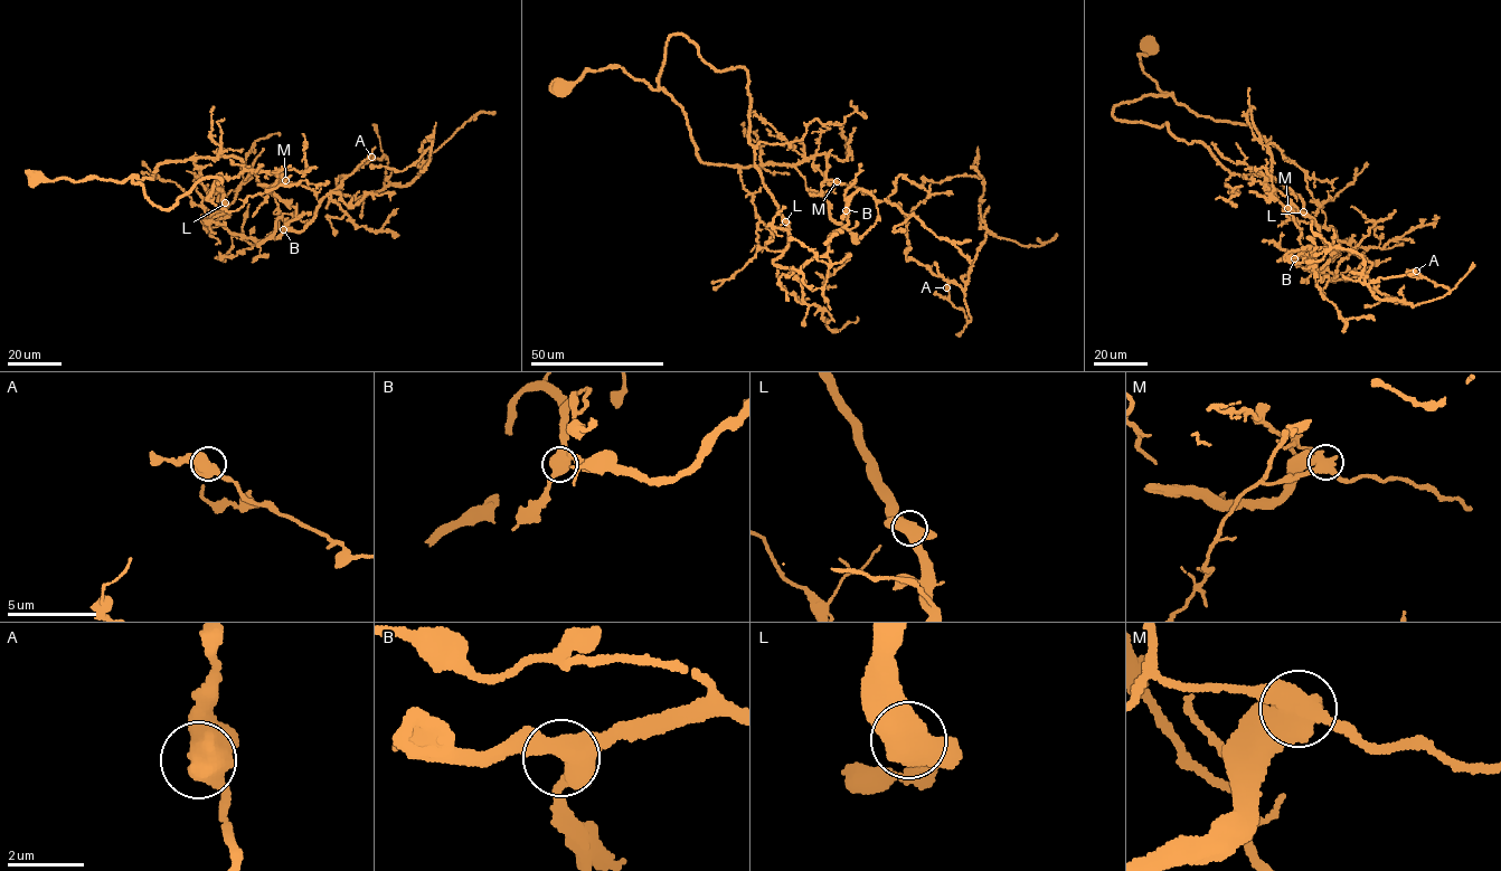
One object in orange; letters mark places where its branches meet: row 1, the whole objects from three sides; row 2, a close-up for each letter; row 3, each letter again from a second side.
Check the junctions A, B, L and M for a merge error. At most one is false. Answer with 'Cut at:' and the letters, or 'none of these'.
Cut at: M

